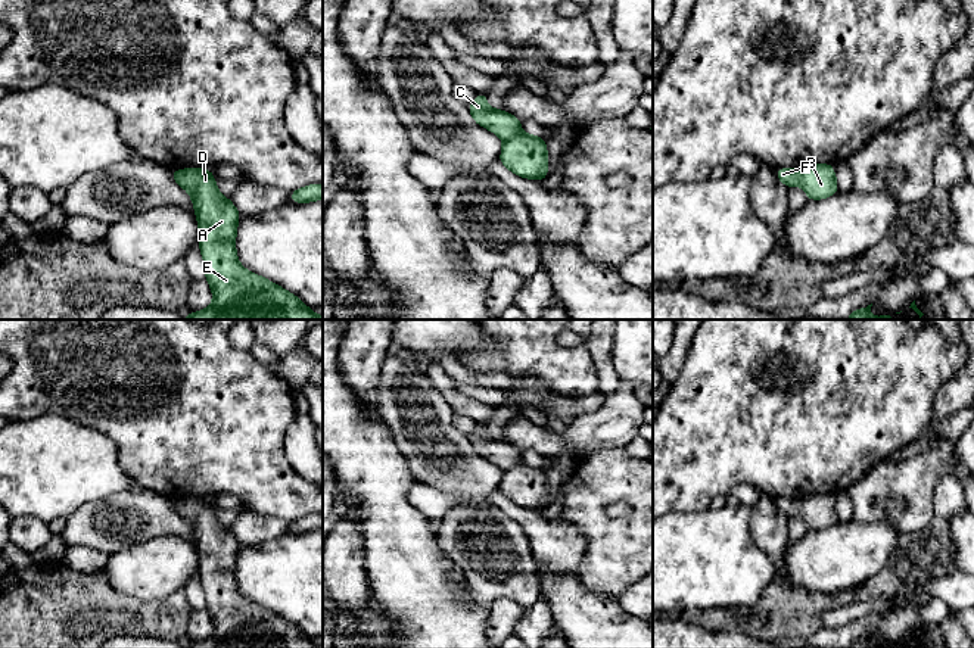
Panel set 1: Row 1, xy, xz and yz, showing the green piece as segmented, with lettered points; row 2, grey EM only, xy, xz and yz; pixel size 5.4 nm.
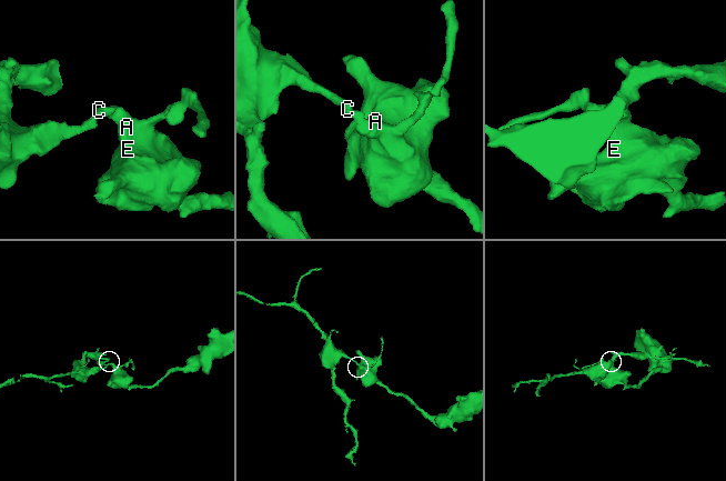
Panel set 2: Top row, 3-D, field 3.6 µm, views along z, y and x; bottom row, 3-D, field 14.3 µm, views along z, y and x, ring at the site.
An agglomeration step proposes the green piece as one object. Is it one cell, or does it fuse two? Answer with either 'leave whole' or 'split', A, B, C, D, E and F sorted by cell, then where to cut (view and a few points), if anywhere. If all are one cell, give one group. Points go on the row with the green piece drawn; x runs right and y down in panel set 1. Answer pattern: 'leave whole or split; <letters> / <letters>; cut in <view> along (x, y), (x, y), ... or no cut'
split; A B D E / C F; cut in xz along (519, 131), (506, 142)

